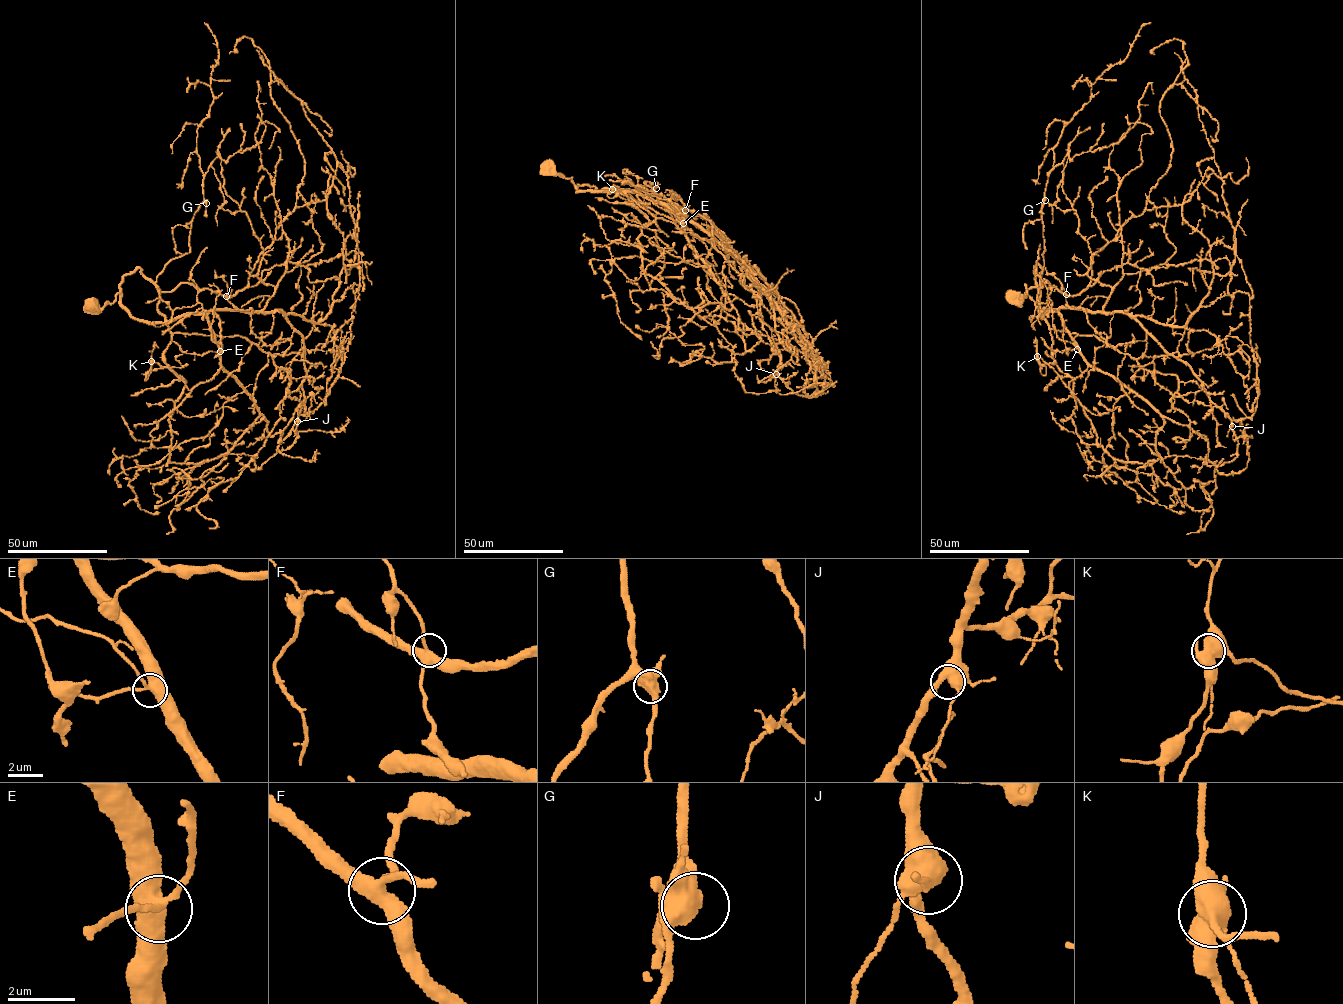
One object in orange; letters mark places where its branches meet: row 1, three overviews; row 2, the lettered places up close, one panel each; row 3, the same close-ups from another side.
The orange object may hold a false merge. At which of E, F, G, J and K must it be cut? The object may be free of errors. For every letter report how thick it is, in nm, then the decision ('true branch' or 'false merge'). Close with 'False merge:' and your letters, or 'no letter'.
E: 480 nm thick; true branch
F: 400 nm thick; true branch
G: 550 nm thick; true branch
J: 480 nm thick; true branch
K: 550 nm thick; true branch
False merge: no letter

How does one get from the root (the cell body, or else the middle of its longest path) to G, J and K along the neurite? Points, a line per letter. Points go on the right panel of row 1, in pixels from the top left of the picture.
G: (1010, 298), (1021, 302), (1026, 291), (1037, 286), (1036, 263), (1042, 276), (1045, 249), (1041, 209), (1045, 200)
J: (1010, 298), (1021, 302), (1035, 287), (1050, 329), (1096, 337), (1134, 359), (1174, 396), (1219, 407), (1232, 426)
K: (1010, 298), (1021, 302), (1033, 287), (1040, 293), (1056, 364), (1044, 365), (1044, 375), (1037, 356)

